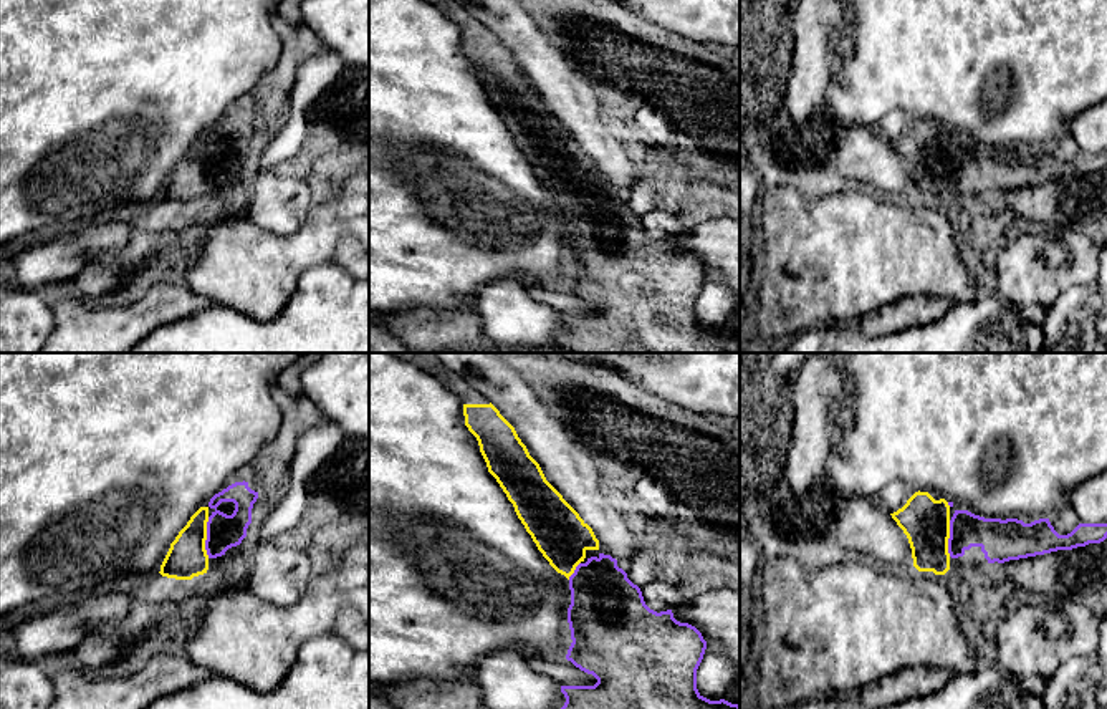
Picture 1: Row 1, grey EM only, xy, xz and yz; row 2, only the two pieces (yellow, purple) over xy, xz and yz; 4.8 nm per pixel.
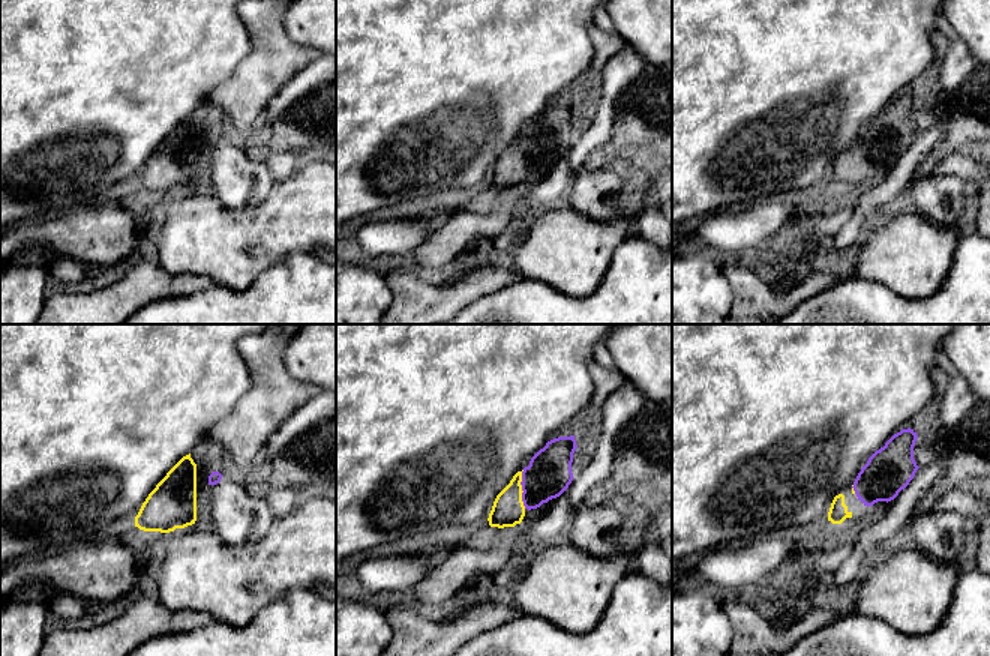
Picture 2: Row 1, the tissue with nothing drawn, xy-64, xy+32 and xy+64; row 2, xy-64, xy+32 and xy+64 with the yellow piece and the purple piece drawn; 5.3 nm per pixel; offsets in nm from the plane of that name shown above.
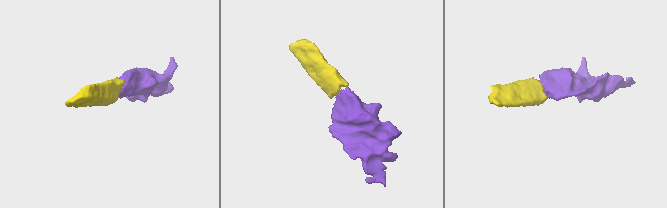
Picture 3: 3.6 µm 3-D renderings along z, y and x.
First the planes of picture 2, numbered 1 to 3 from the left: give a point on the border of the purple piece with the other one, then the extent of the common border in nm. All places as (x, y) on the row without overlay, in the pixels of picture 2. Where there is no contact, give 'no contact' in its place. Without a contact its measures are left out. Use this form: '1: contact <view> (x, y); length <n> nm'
1: no contact
2: contact xy+32 (521, 153); length 200 nm
3: contact xy+64 (852, 153); length 50 nm

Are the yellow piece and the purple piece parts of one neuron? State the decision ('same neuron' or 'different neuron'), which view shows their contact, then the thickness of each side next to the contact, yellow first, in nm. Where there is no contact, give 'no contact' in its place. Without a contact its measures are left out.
same neuron; contact in xy; calibres 190 and 160 nm

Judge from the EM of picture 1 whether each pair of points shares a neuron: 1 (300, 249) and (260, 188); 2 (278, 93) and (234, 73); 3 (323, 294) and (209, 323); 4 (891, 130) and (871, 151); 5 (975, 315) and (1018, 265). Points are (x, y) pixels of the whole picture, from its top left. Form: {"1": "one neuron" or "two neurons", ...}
{"1": "two neurons", "2": "two neurons", "3": "one neuron", "4": "two neurons", "5": "two neurons"}

